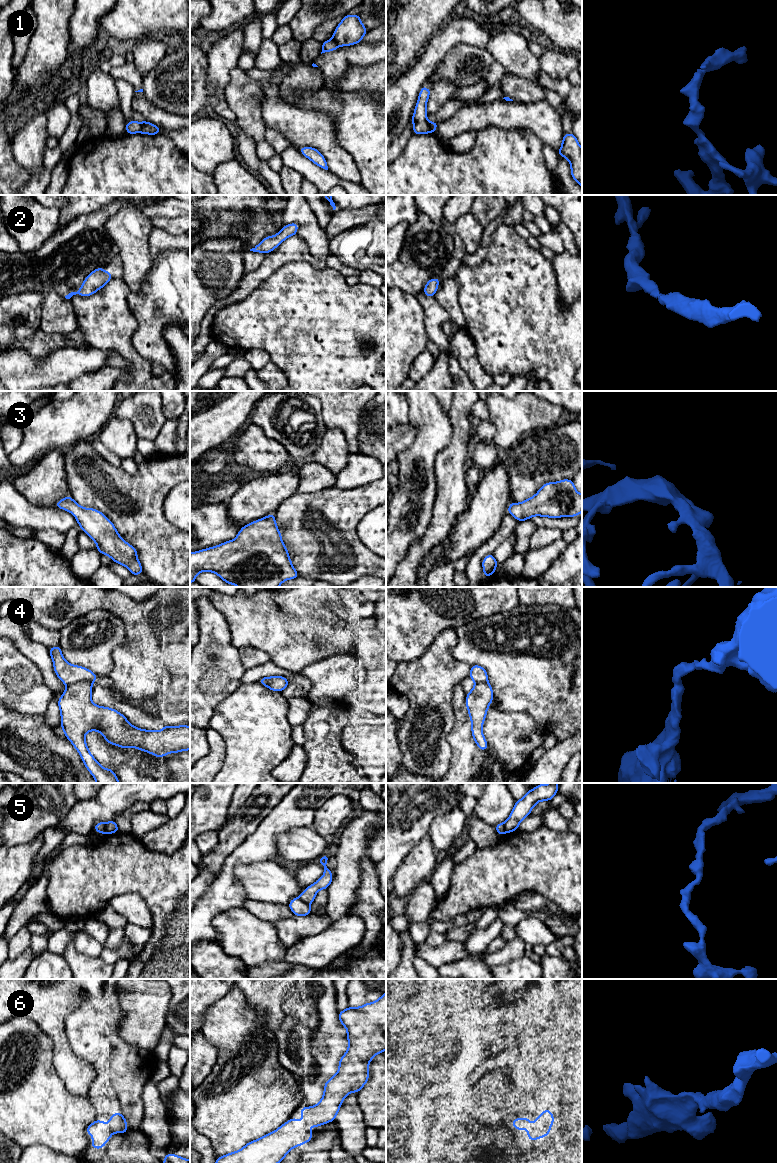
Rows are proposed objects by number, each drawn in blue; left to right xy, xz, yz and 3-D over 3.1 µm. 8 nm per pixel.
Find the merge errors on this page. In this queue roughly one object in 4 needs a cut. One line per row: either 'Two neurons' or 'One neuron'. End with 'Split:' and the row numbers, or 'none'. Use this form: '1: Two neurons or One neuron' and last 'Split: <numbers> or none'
1: Two neurons
2: One neuron
3: One neuron
4: Two neurons
5: Two neurons
6: One neuron
Split: 1, 4, 5

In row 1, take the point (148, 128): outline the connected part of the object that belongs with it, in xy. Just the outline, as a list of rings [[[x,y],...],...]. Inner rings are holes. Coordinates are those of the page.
[[[144,121],[143,123],[143,127],[141,130],[141,133],[143,134],[150,134],[150,135],[155,135],[155,134],[160,134],[160,128],[148,121]]]

